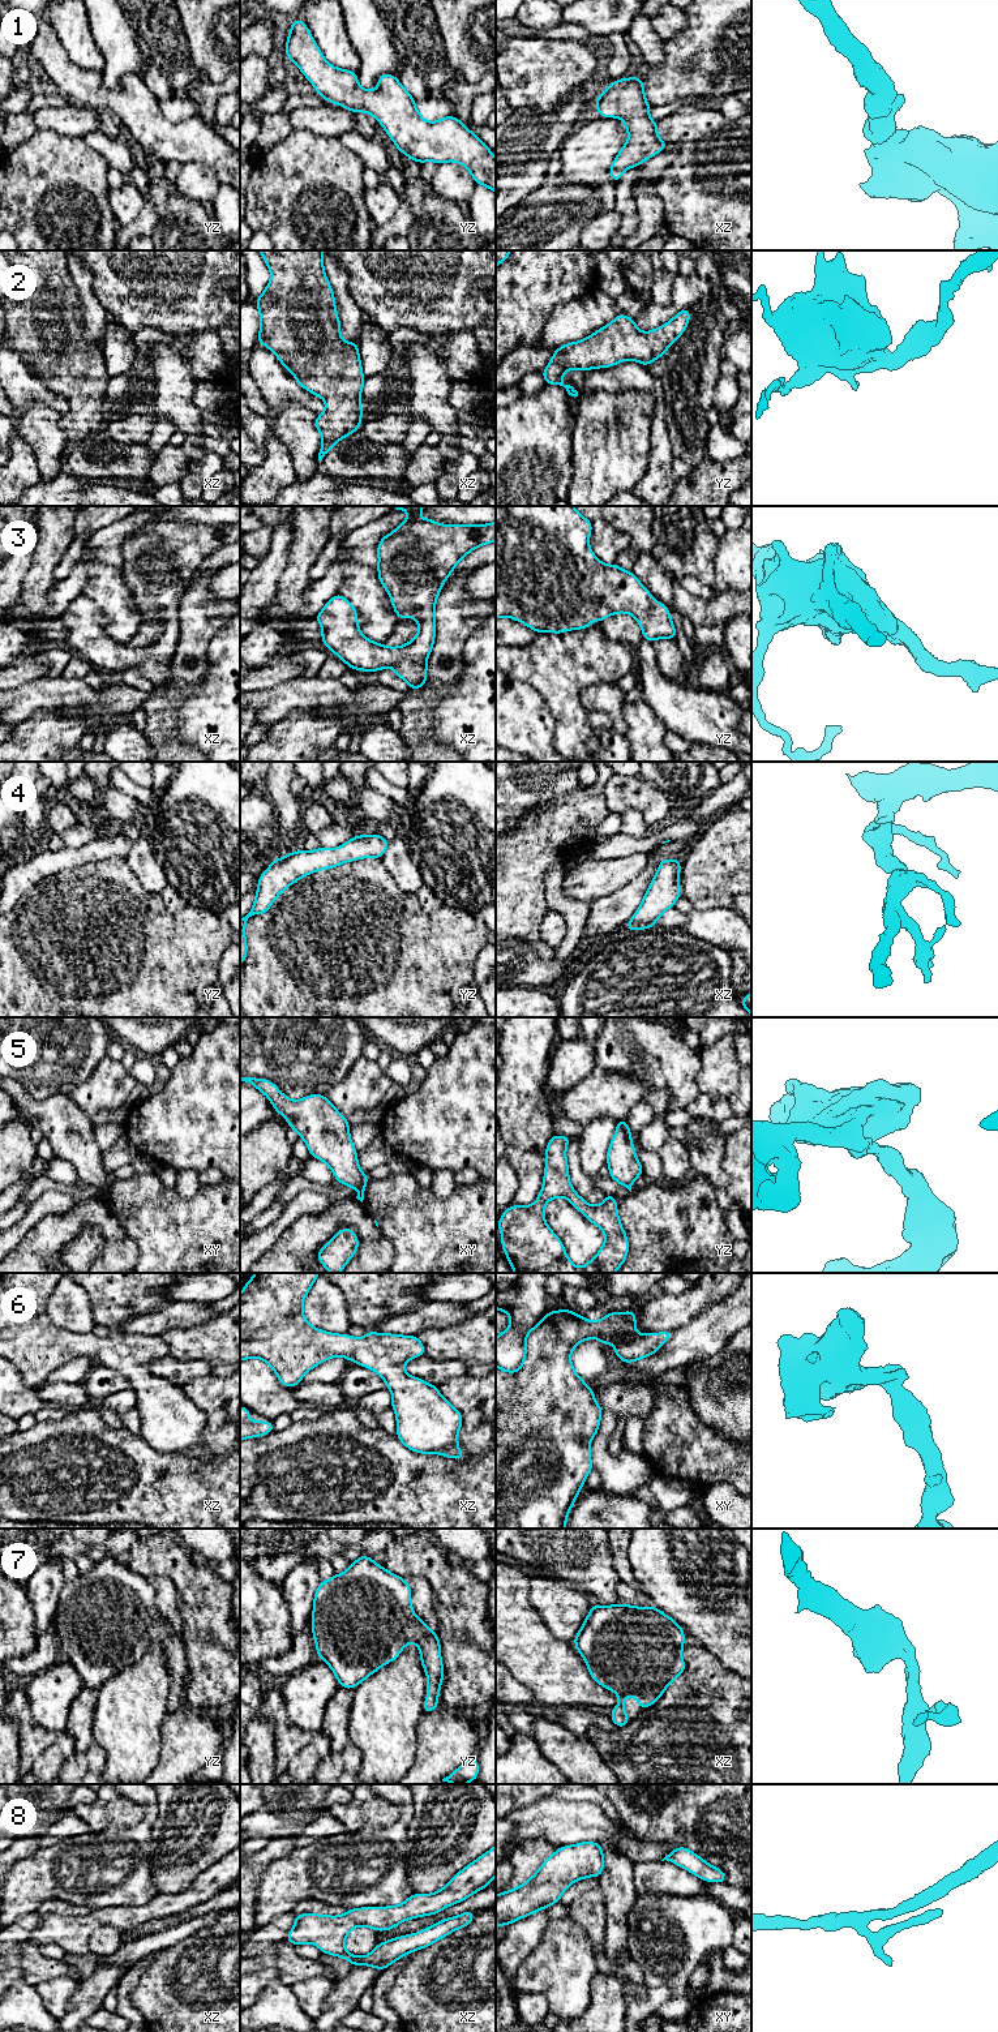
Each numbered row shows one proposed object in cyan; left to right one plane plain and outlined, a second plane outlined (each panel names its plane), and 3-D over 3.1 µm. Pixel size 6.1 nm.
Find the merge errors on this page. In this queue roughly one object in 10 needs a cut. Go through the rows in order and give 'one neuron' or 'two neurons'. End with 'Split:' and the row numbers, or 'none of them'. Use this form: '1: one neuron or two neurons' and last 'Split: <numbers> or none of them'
1: one neuron
2: one neuron
3: one neuron
4: one neuron
5: one neuron
6: one neuron
7: one neuron
8: one neuron
Split: none of them

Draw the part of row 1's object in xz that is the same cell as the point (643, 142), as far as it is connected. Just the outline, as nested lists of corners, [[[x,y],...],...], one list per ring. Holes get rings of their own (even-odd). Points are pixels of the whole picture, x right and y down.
[[[641,77],[621,78],[607,86],[594,104],[600,117],[618,117],[629,133],[626,143],[612,162],[609,175],[616,184],[628,168],[638,167],[667,147],[658,137],[658,123],[648,117]]]

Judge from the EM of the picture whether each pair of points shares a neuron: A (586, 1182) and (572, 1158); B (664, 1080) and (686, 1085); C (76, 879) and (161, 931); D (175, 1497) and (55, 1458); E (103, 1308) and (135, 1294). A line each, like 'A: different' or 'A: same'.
A: same
B: same
C: same
D: same
E: same

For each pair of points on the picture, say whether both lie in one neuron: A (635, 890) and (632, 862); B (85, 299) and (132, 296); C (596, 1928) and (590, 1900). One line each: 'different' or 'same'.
A: different
B: different
C: same

